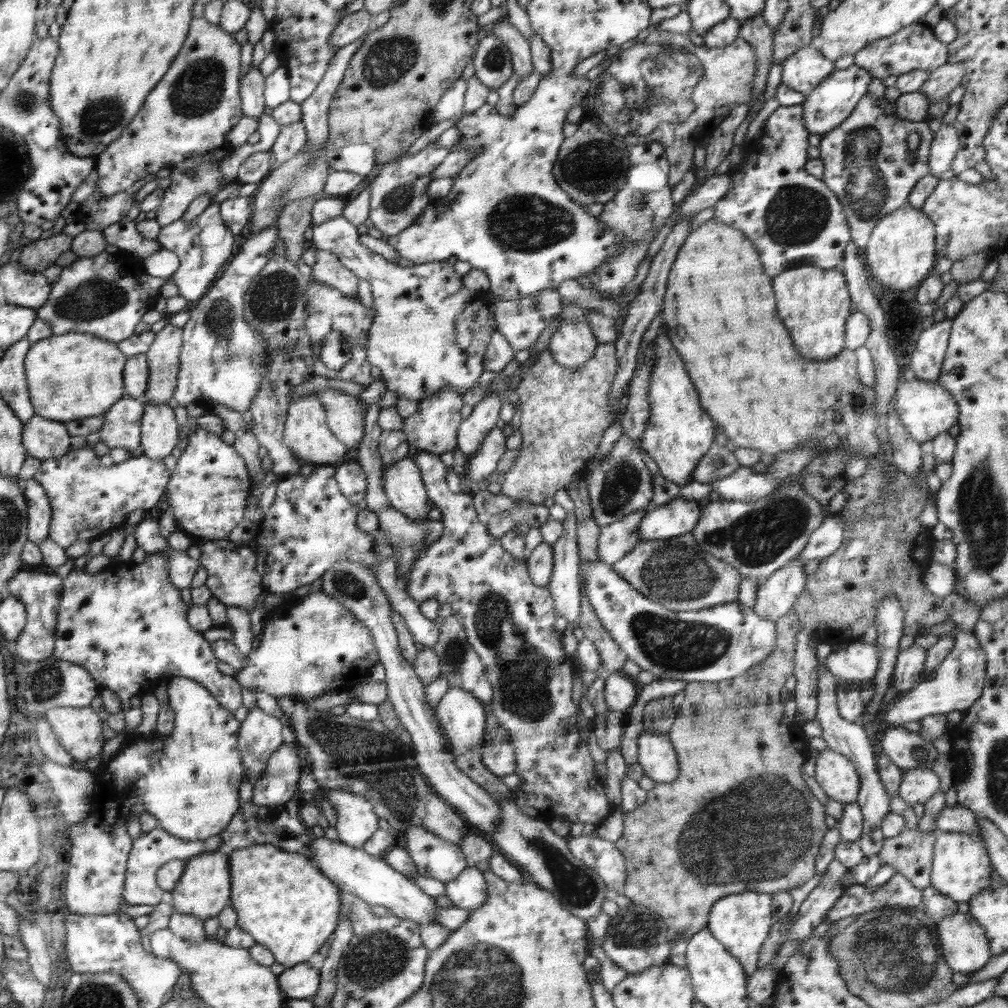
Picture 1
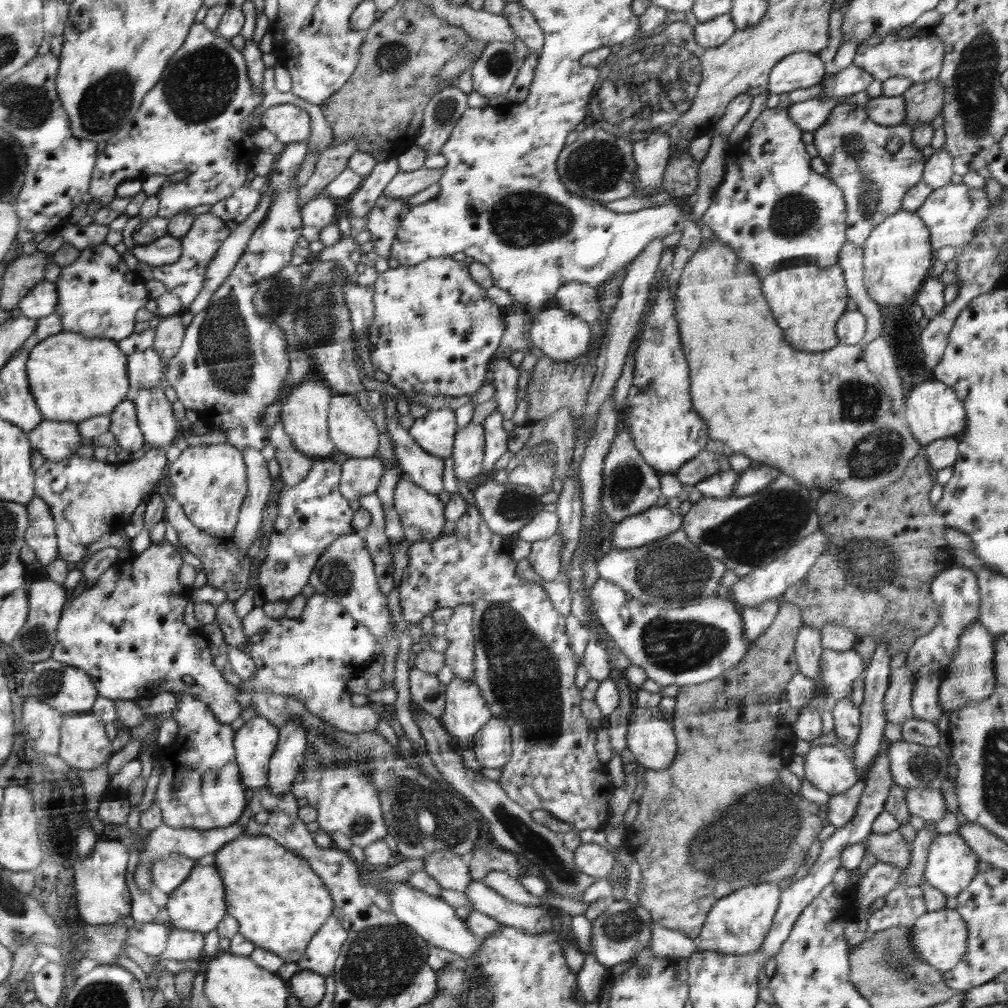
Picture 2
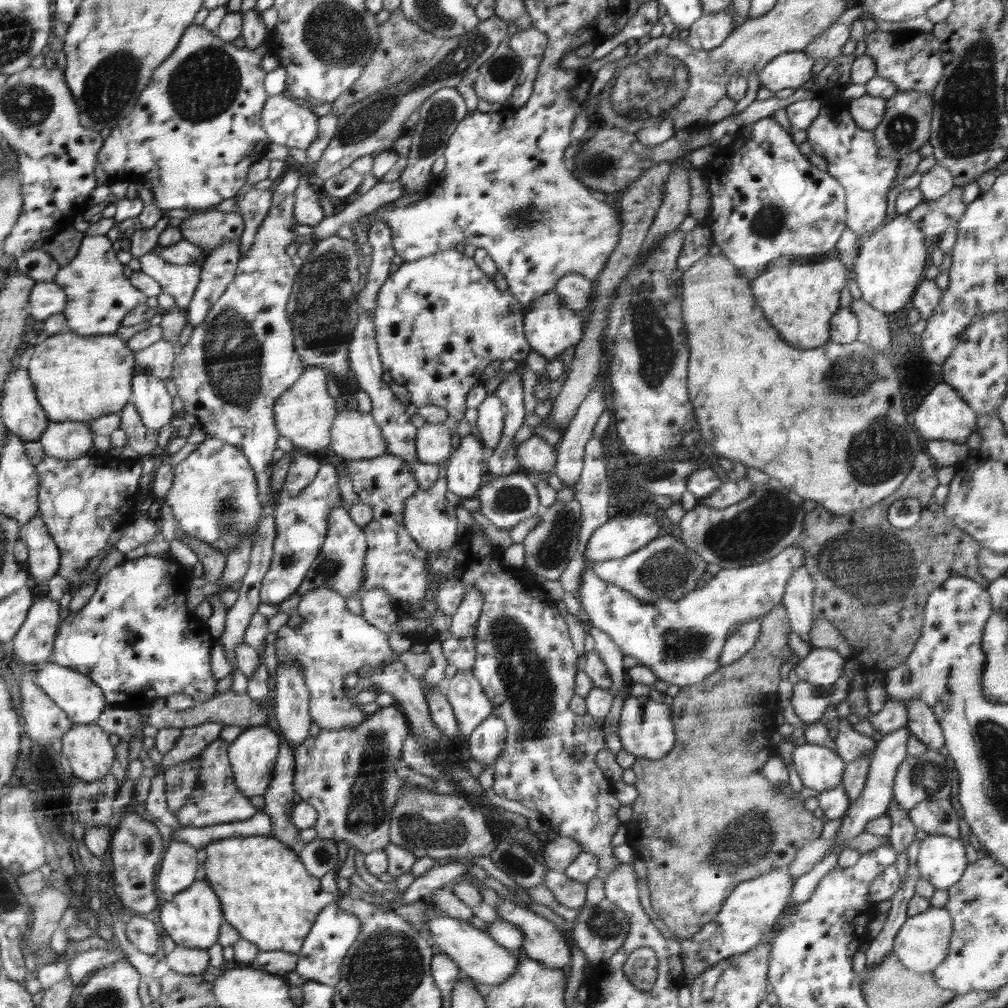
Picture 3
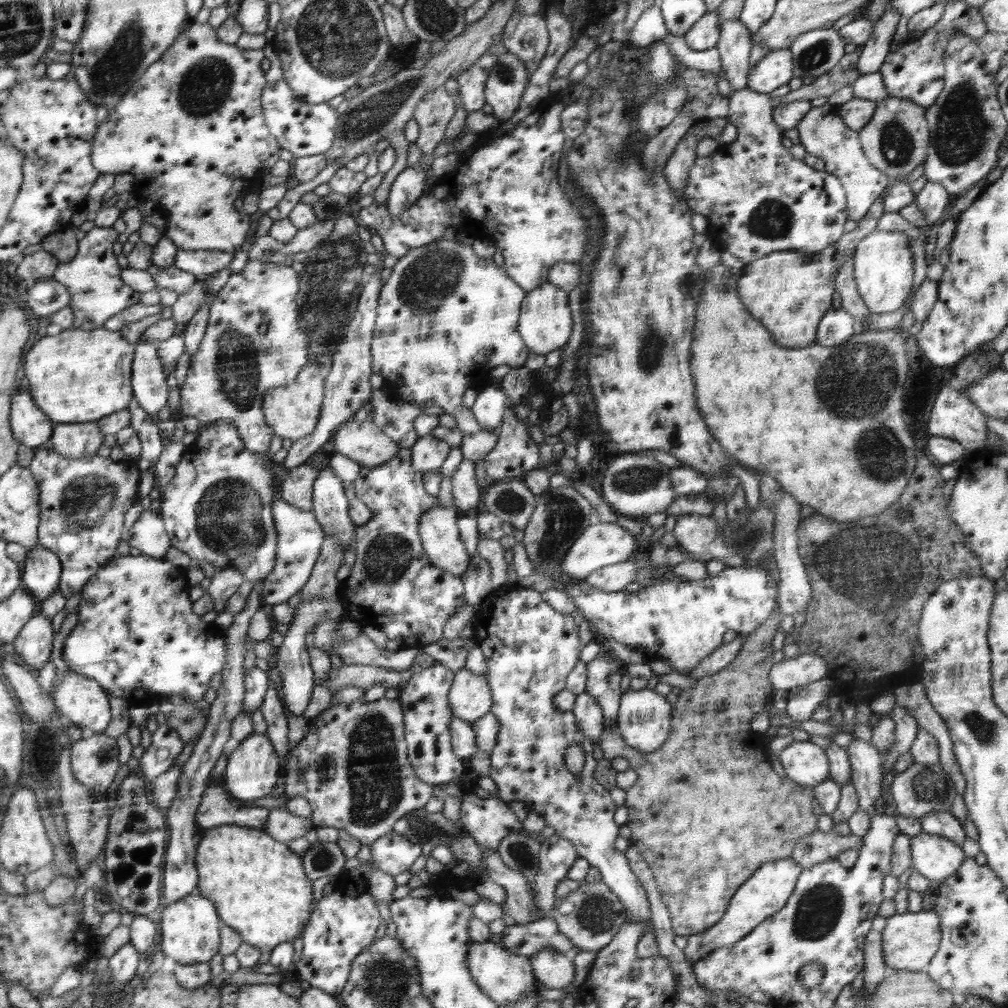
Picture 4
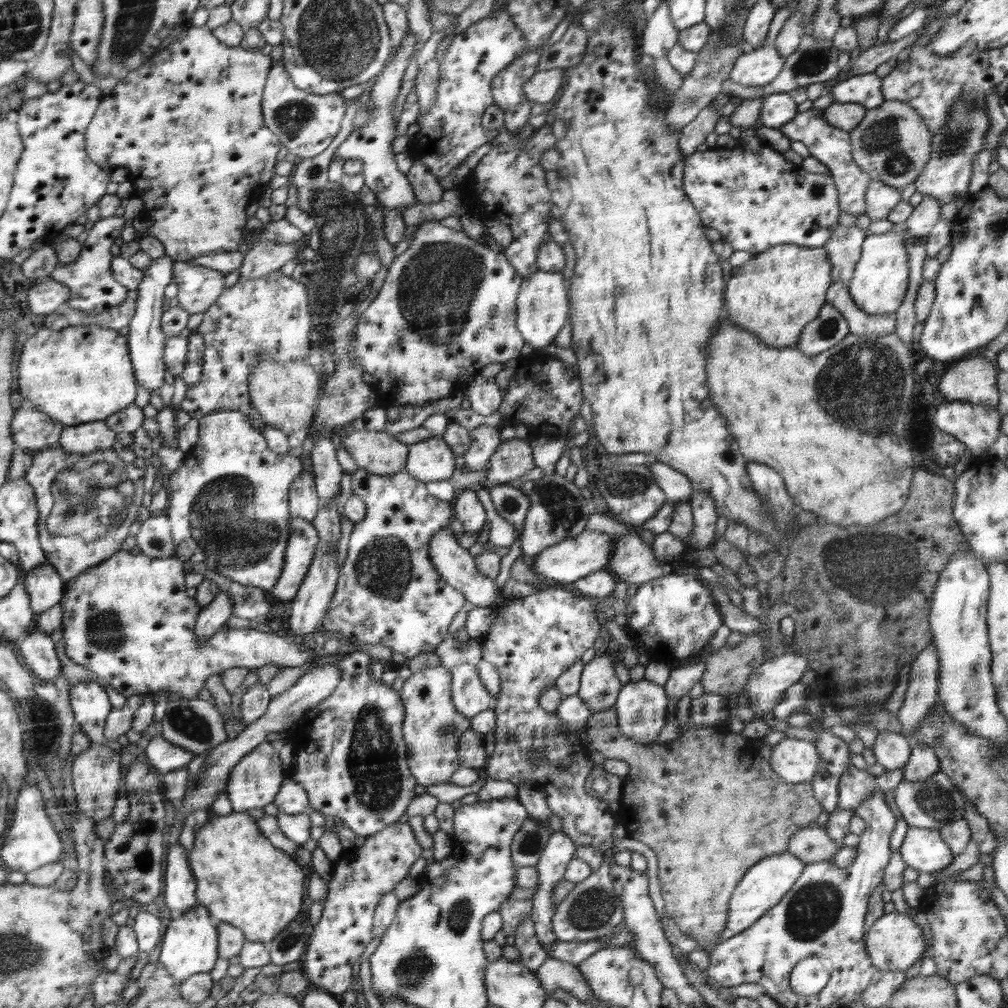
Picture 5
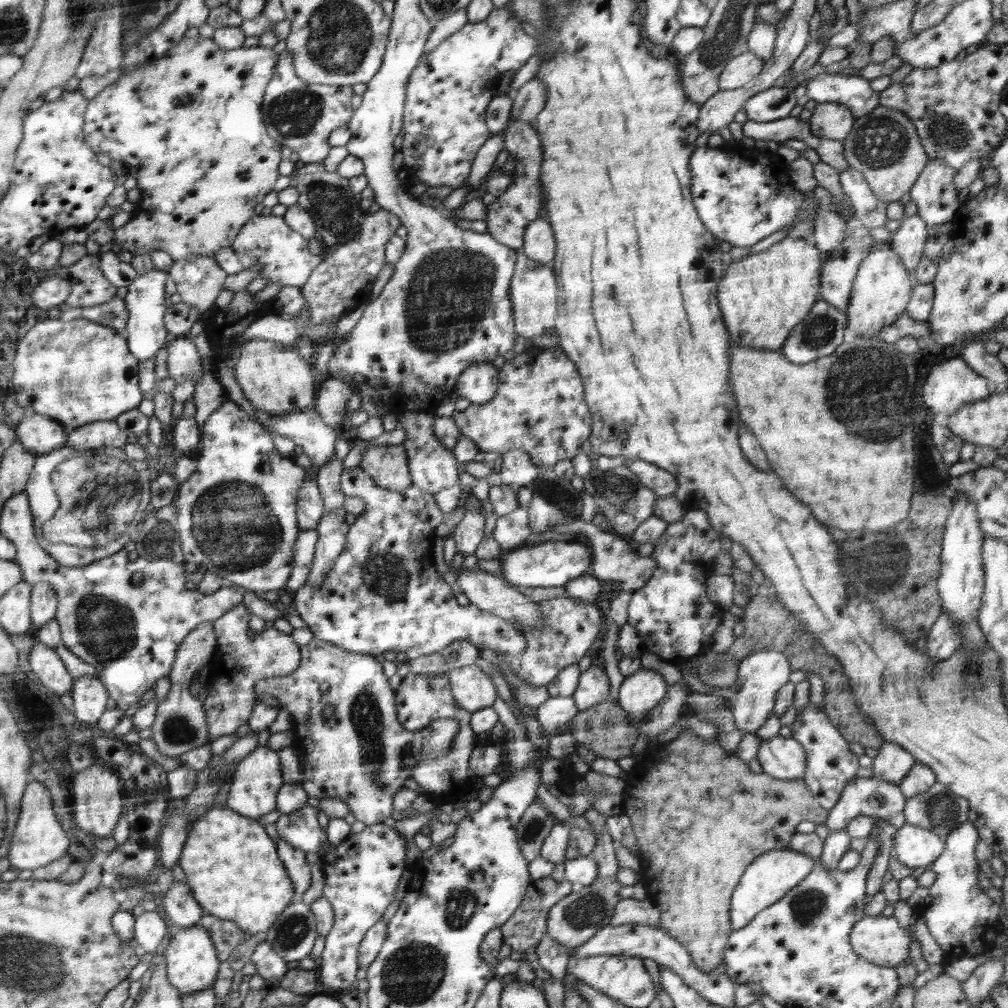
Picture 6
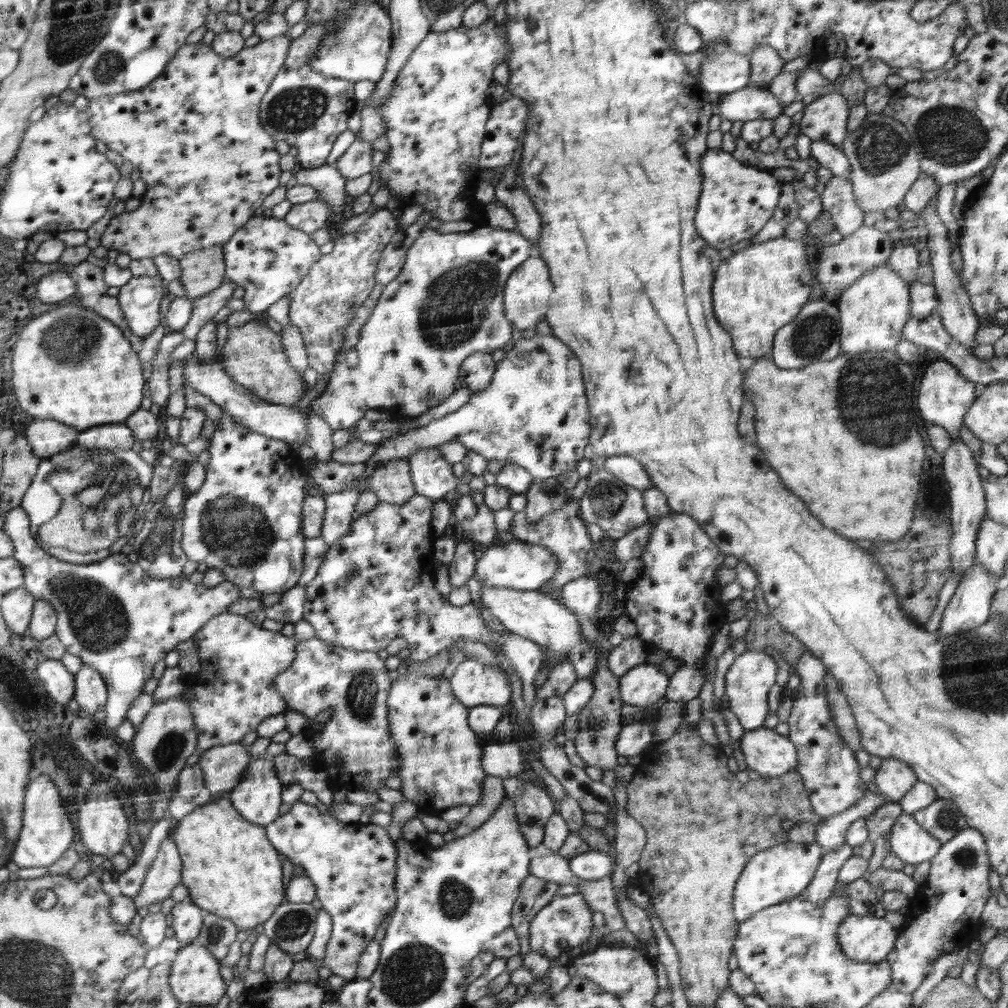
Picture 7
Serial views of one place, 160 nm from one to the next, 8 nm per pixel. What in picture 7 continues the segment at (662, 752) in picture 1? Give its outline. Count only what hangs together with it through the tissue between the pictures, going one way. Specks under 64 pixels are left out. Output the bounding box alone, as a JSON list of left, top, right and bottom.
[619,662,669,706]

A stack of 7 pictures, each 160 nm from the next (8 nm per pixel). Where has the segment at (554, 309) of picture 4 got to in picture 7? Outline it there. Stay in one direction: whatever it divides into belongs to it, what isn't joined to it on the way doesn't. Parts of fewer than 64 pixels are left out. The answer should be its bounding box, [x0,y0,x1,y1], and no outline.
[503,254,555,330]

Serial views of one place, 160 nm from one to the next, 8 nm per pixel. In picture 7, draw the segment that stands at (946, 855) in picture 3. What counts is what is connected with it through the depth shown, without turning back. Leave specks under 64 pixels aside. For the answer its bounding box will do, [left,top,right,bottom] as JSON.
[890,813,942,865]

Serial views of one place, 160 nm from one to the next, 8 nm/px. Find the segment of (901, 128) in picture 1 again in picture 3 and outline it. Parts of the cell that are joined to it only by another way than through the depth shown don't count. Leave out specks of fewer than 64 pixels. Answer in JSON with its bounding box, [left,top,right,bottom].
[806,101,900,234]

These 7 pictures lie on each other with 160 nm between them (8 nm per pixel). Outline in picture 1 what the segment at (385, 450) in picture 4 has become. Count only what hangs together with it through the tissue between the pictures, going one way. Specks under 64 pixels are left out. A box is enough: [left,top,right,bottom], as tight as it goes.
[308,388,366,448]

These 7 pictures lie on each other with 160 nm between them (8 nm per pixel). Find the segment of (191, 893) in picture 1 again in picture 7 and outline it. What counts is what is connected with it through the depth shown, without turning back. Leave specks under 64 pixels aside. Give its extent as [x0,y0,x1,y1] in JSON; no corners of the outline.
[170,941,226,1007]

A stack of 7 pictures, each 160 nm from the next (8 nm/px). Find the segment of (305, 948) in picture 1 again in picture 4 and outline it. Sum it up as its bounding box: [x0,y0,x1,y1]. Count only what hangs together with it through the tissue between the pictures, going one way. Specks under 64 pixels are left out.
[195,825,313,964]

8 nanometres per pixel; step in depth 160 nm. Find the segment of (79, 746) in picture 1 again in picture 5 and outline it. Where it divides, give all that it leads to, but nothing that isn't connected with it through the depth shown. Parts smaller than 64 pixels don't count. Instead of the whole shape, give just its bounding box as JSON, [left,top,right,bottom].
[72,743,120,822]

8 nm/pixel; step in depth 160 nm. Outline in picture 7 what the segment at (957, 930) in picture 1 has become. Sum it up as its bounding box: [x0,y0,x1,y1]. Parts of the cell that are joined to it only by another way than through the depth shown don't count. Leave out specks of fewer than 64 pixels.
[838,916,899,963]

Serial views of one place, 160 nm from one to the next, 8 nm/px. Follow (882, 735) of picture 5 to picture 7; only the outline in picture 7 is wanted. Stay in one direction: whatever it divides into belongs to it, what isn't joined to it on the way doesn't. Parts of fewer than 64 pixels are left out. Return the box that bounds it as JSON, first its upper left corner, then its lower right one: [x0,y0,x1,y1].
[874,756,917,803]

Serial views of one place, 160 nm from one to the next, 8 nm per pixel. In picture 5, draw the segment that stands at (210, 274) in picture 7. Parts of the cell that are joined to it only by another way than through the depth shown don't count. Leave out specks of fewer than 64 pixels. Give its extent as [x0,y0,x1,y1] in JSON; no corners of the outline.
[174,261,225,314]

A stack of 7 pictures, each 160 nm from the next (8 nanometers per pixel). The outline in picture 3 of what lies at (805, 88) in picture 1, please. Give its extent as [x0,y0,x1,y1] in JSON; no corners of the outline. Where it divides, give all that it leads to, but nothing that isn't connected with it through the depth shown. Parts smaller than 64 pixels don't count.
[759,51,814,93]

